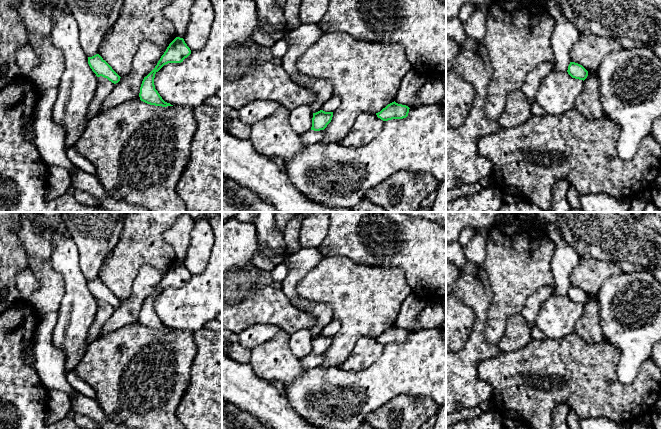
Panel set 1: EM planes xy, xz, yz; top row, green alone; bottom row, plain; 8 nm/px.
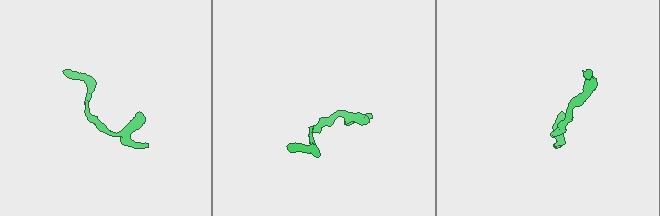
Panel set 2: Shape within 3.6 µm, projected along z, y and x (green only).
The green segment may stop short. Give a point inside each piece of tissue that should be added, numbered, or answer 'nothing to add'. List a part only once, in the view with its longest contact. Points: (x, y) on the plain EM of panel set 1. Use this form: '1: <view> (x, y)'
nothing to add

